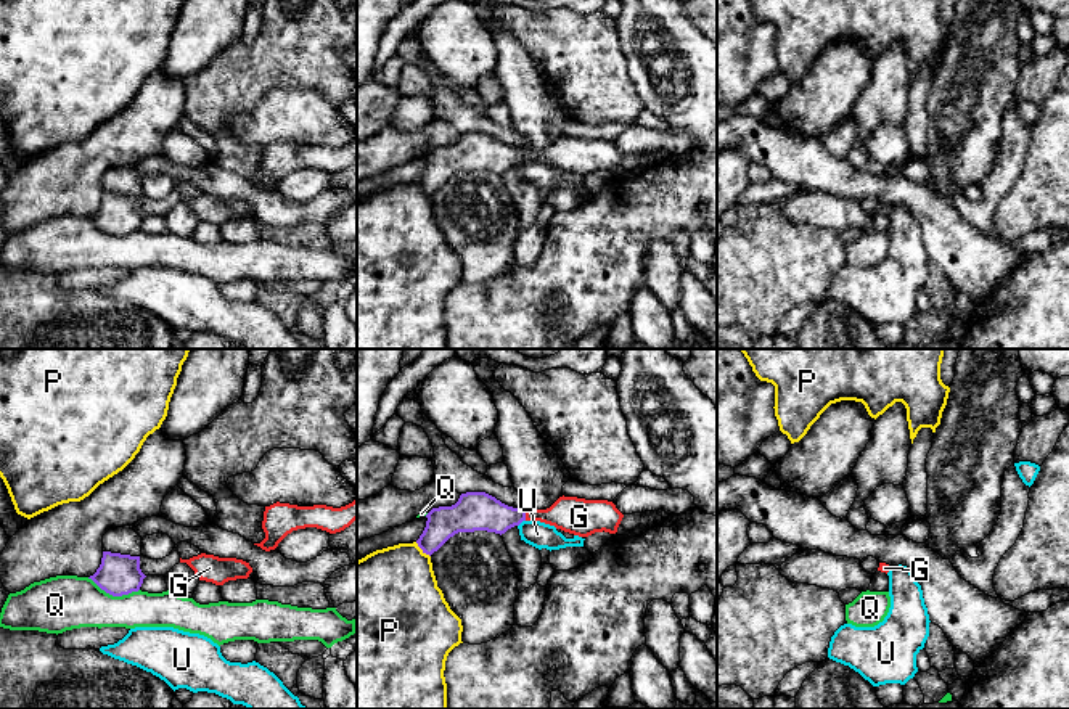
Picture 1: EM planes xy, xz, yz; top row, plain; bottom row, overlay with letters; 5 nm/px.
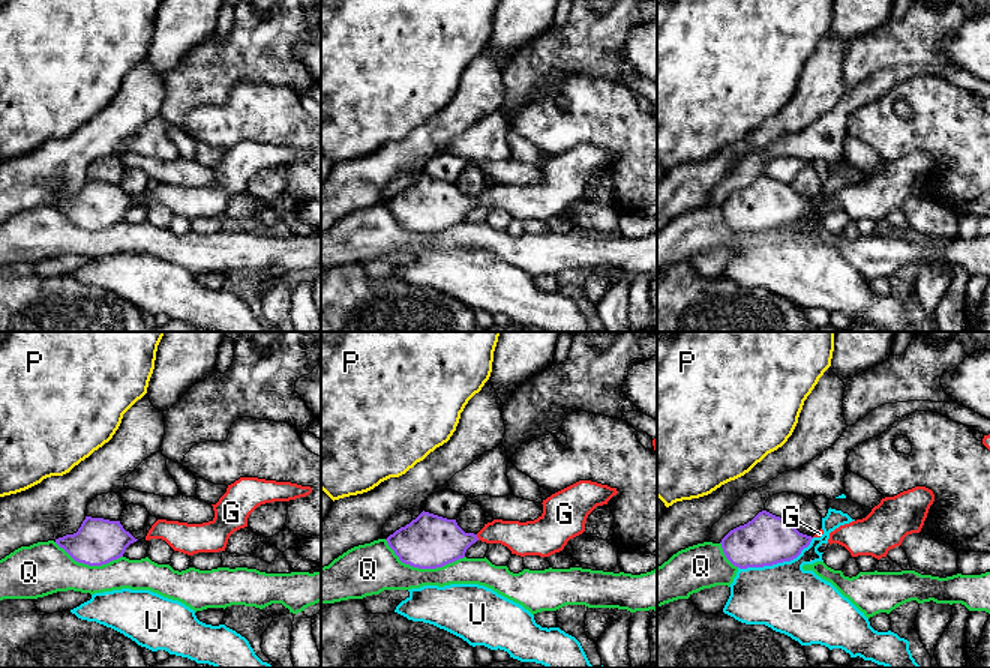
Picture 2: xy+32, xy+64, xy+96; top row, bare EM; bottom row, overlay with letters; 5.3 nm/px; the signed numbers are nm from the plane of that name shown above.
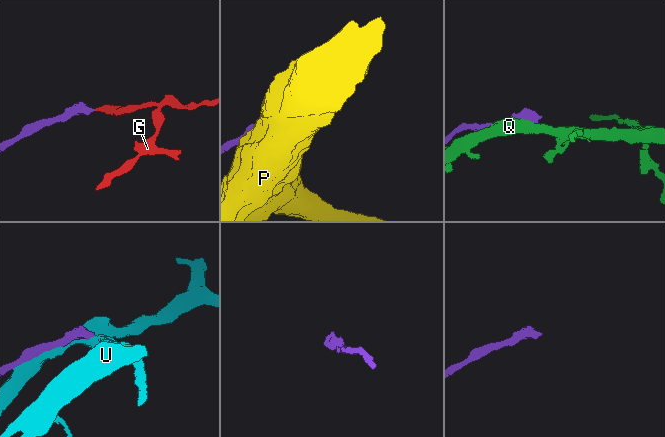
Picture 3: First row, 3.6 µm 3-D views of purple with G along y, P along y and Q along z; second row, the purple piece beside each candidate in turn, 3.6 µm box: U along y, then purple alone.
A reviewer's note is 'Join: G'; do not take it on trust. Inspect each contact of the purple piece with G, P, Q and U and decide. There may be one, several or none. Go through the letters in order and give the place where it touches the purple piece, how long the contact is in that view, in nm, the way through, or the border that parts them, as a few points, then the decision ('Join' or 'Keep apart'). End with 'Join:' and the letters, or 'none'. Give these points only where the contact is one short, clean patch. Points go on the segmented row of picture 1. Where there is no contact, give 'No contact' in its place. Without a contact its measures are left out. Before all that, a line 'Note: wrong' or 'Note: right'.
Note: right
G: Touches purple at xz (524, 516). Shared border 40 nm. Path across: xz (476, 510), (494, 516), (524, 516), (573, 515). Join
P: Touches purple at xz (423, 550). Shared border 110 nm. Keep apart
Q: Touches purple at xy (113, 595). Shared border 280 nm. Keep apart
U: Touches purple at xz (521, 521). Shared border 50 nm. Keep apart
Join: G

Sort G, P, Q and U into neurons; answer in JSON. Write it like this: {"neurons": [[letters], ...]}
{"neurons": [["G"], ["P"], ["Q"], ["U"]]}

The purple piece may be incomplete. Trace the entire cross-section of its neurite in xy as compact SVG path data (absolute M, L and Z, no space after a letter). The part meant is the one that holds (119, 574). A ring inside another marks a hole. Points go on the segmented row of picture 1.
M103 551L101 564L92 579L113 596L138 592L146 576L140 569L140 556Z

